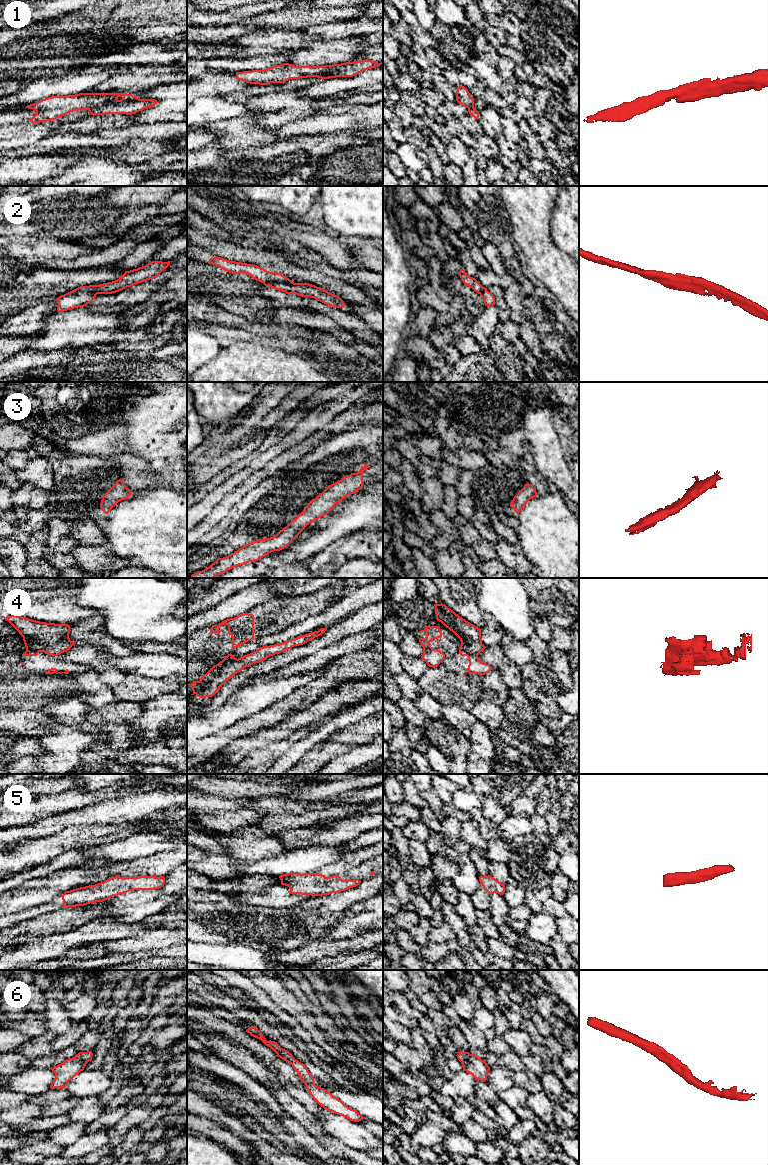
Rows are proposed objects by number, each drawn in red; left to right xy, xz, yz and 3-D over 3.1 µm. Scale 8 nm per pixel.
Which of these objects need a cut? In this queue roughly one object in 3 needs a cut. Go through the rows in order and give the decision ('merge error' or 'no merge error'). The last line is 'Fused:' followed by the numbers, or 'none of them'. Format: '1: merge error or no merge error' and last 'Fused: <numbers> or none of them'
1: no merge error
2: no merge error
3: no merge error
4: merge error
5: no merge error
6: no merge error
Fused: 4

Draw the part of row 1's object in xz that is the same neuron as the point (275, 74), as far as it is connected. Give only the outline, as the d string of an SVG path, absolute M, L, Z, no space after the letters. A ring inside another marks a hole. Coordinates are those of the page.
M360 60L325 66L295 66L289 63L274 65L264 70L252 70L236 73L238 80L250 84L267 85L270 83L285 83L290 79L318 77L329 79L336 77L353 77L365 70L379 67L383 63L372 60Z

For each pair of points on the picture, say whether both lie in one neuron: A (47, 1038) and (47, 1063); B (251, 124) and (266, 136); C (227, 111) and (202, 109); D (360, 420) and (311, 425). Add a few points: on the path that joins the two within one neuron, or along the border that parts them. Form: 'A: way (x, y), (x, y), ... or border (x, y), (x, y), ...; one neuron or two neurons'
A: border (54, 1052), (50, 1055), (32, 1059); two neurons
B: way (255, 128), (262, 135); one neuron
C: way (221, 109), (208, 109); one neuron
D: border (347, 409), (338, 413), (321, 428), (308, 436); two neurons

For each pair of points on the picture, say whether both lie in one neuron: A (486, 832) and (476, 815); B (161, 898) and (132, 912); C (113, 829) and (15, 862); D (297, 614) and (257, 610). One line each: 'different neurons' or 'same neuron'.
A: same neuron
B: same neuron
C: same neuron
D: same neuron

